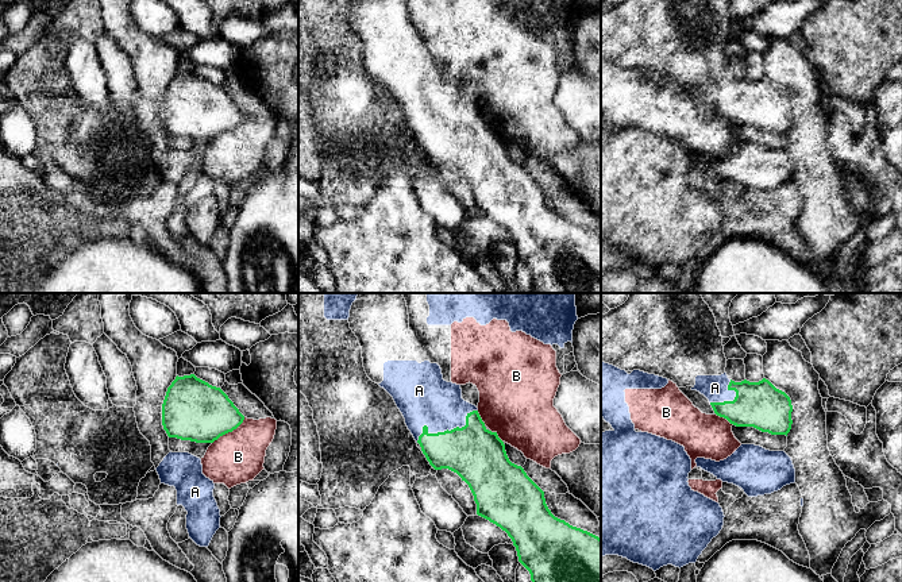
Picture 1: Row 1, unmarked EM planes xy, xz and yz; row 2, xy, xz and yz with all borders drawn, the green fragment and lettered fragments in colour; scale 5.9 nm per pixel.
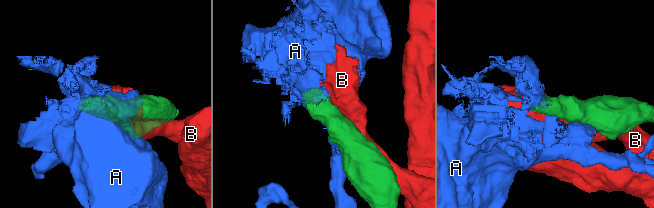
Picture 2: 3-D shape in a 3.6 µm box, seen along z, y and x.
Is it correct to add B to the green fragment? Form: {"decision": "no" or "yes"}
{"decision": "no"}

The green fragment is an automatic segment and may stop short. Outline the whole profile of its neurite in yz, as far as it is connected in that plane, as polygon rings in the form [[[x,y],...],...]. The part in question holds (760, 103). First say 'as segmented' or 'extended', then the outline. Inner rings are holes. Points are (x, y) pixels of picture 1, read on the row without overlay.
as segmented; [[[731,77],[728,88],[735,88],[733,99],[710,100],[714,111],[736,124],[753,124],[771,132],[786,132],[791,127],[793,103],[790,95],[768,77],[759,80]]]

